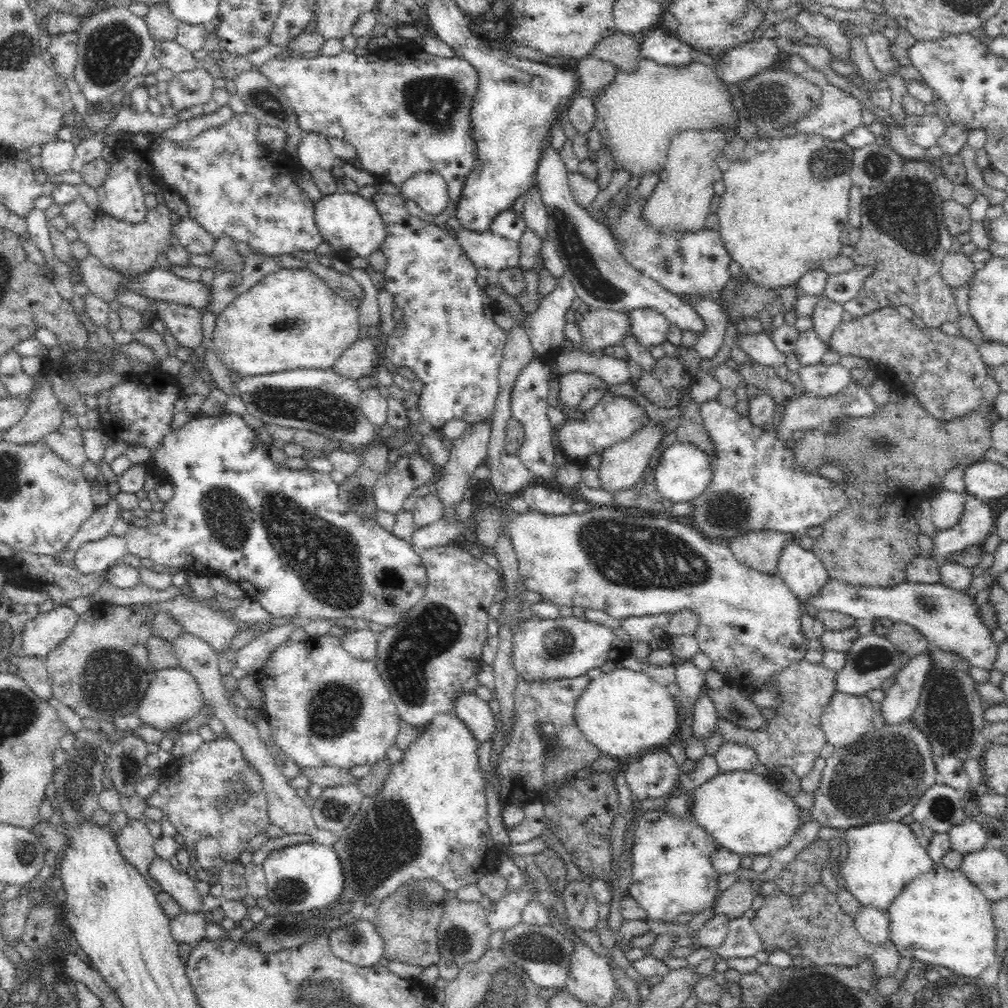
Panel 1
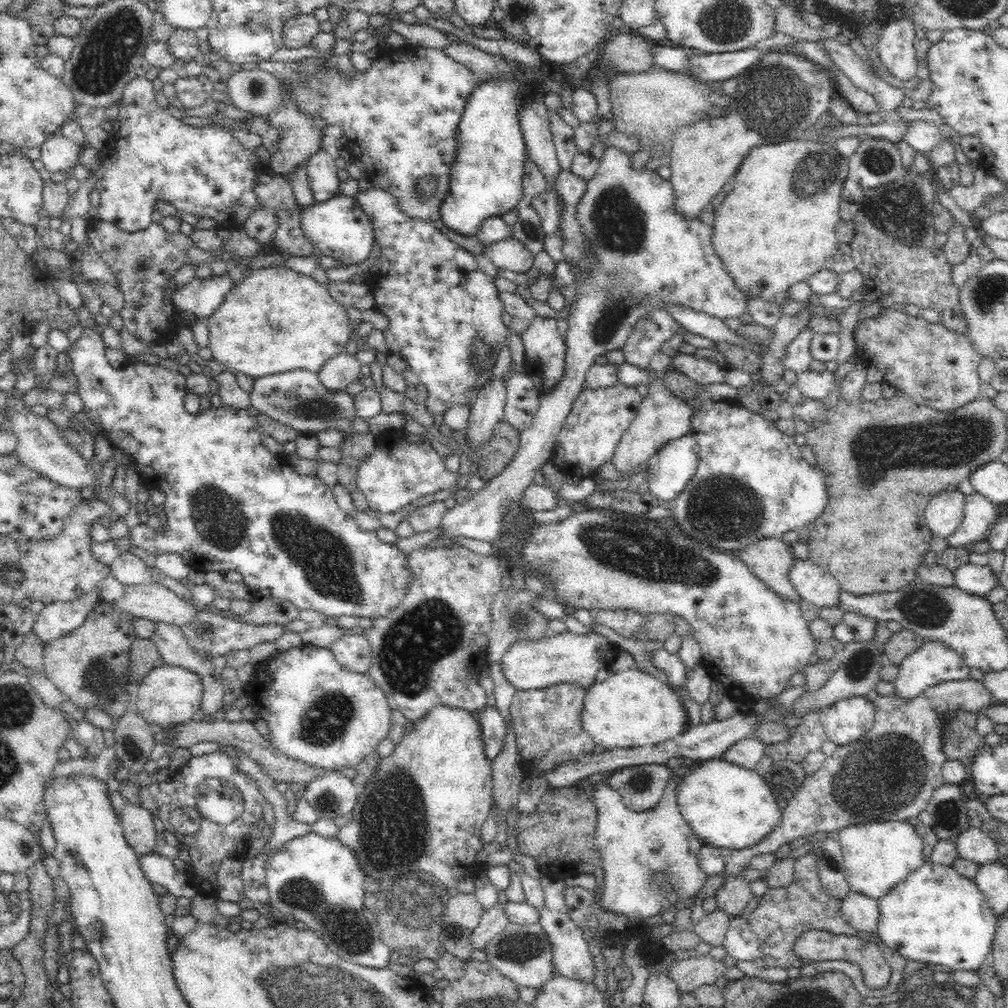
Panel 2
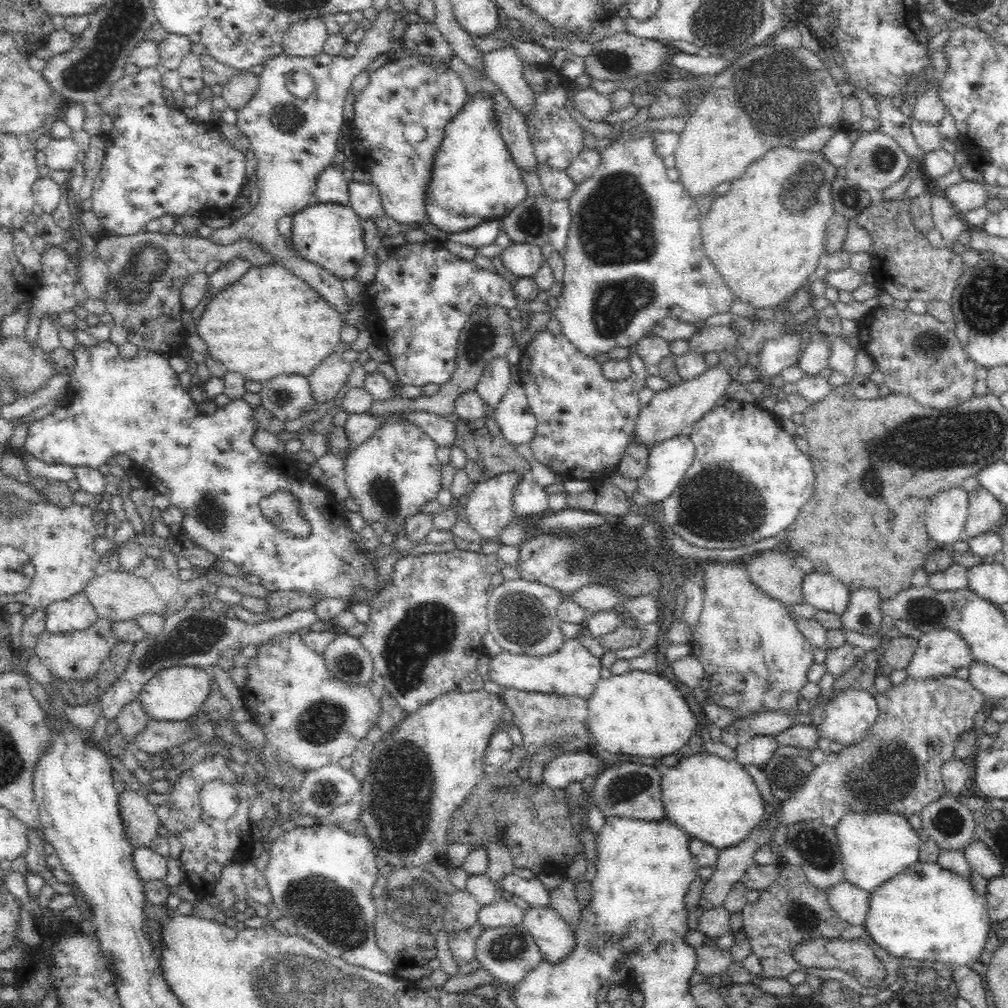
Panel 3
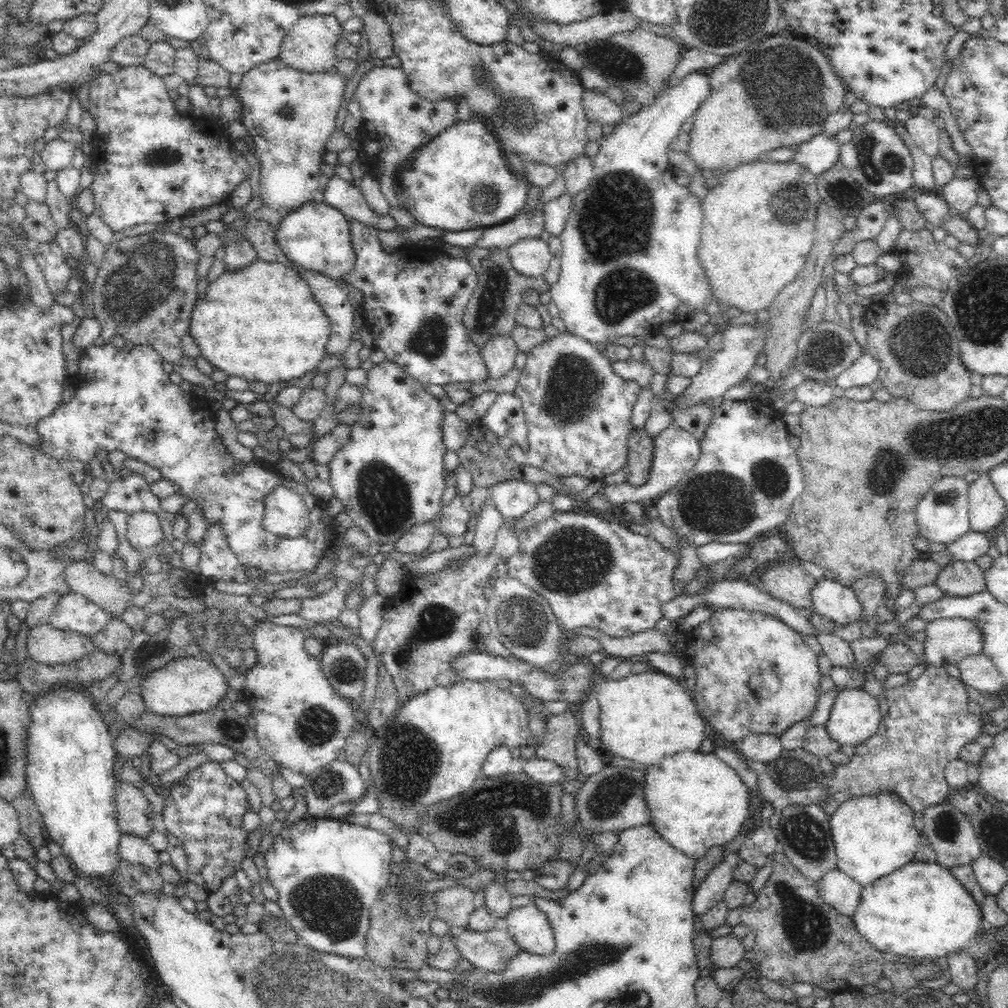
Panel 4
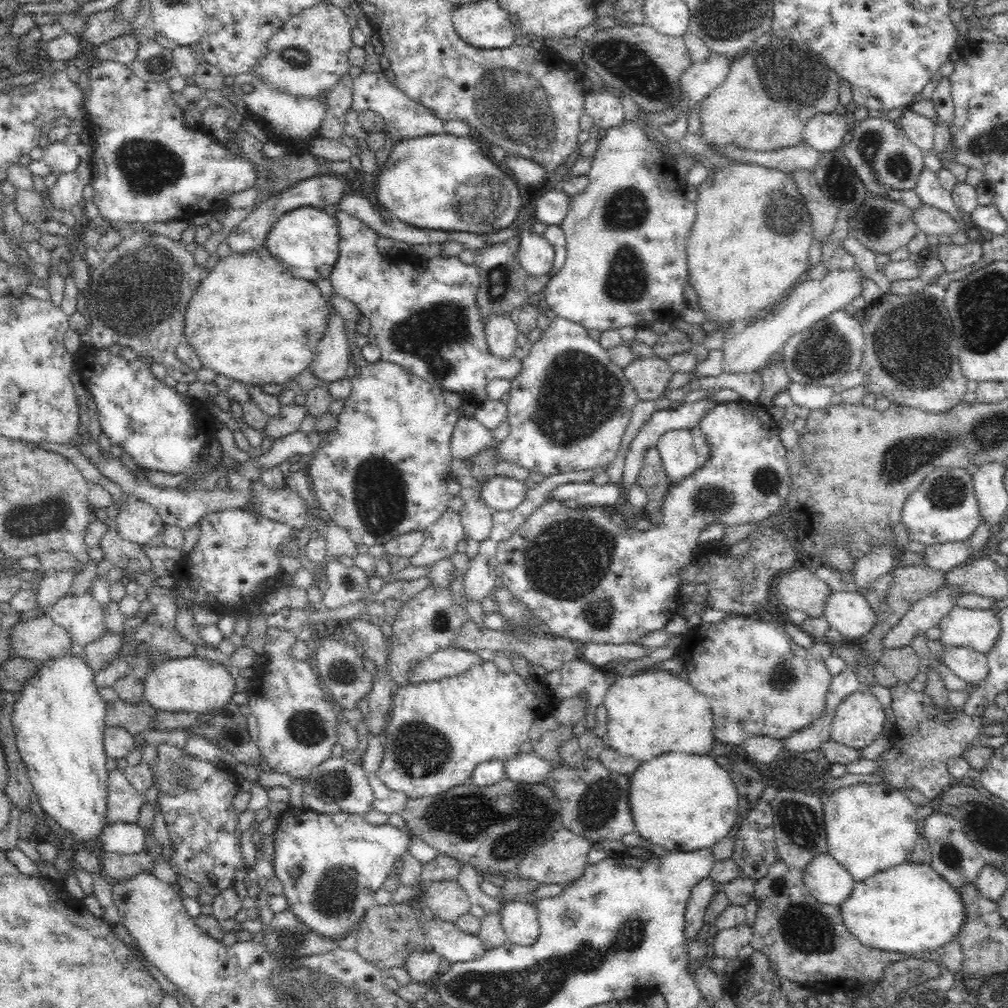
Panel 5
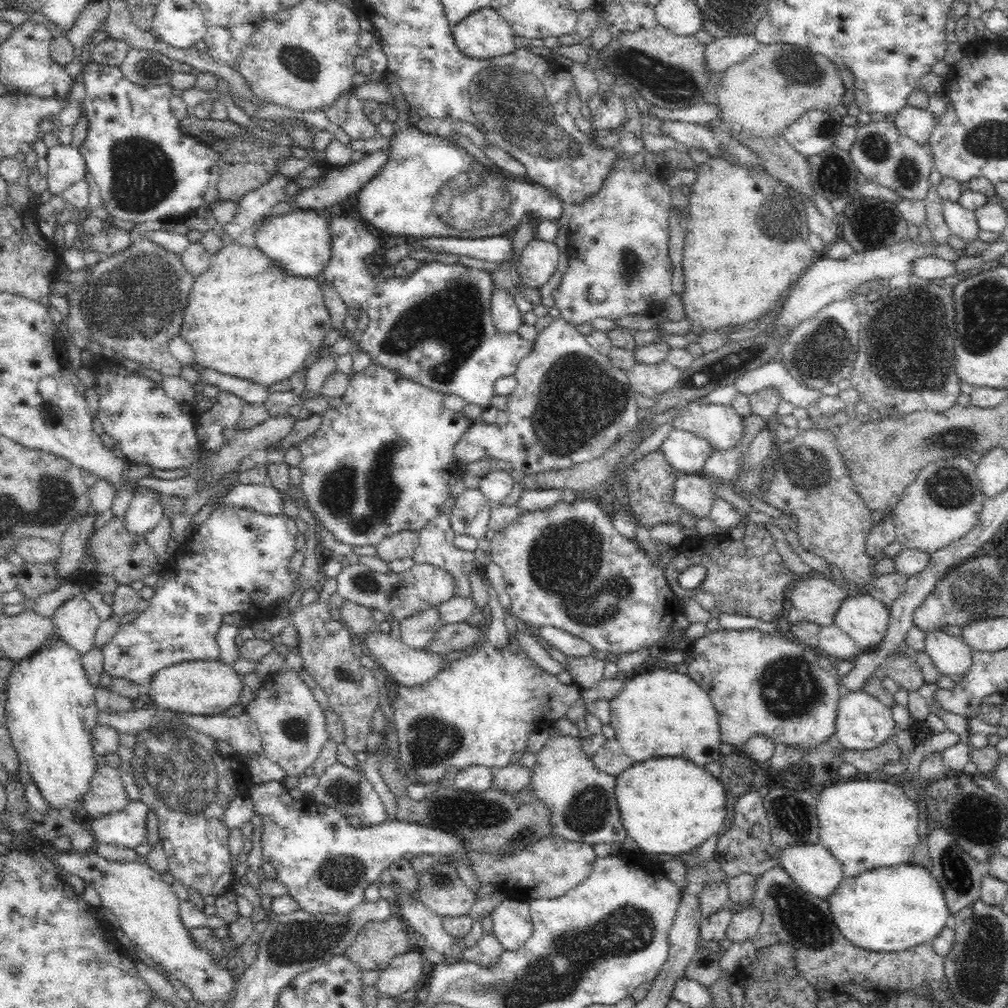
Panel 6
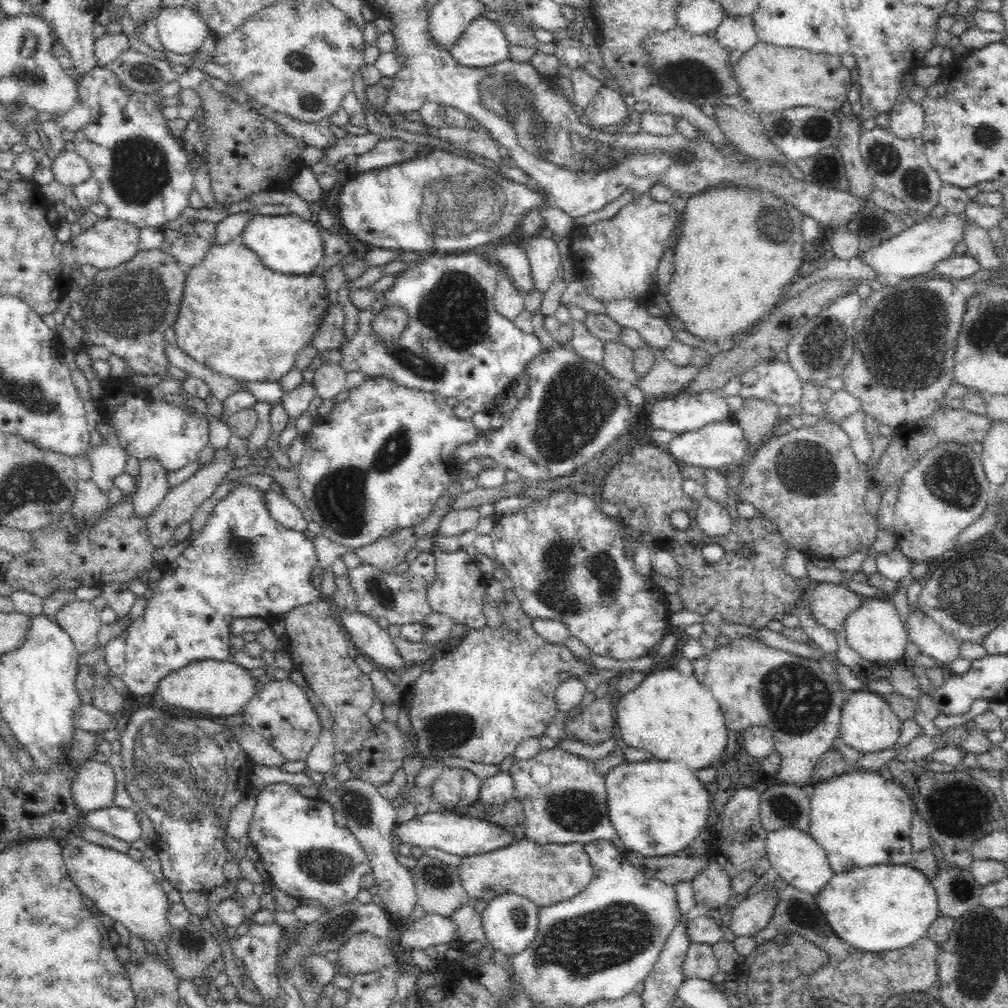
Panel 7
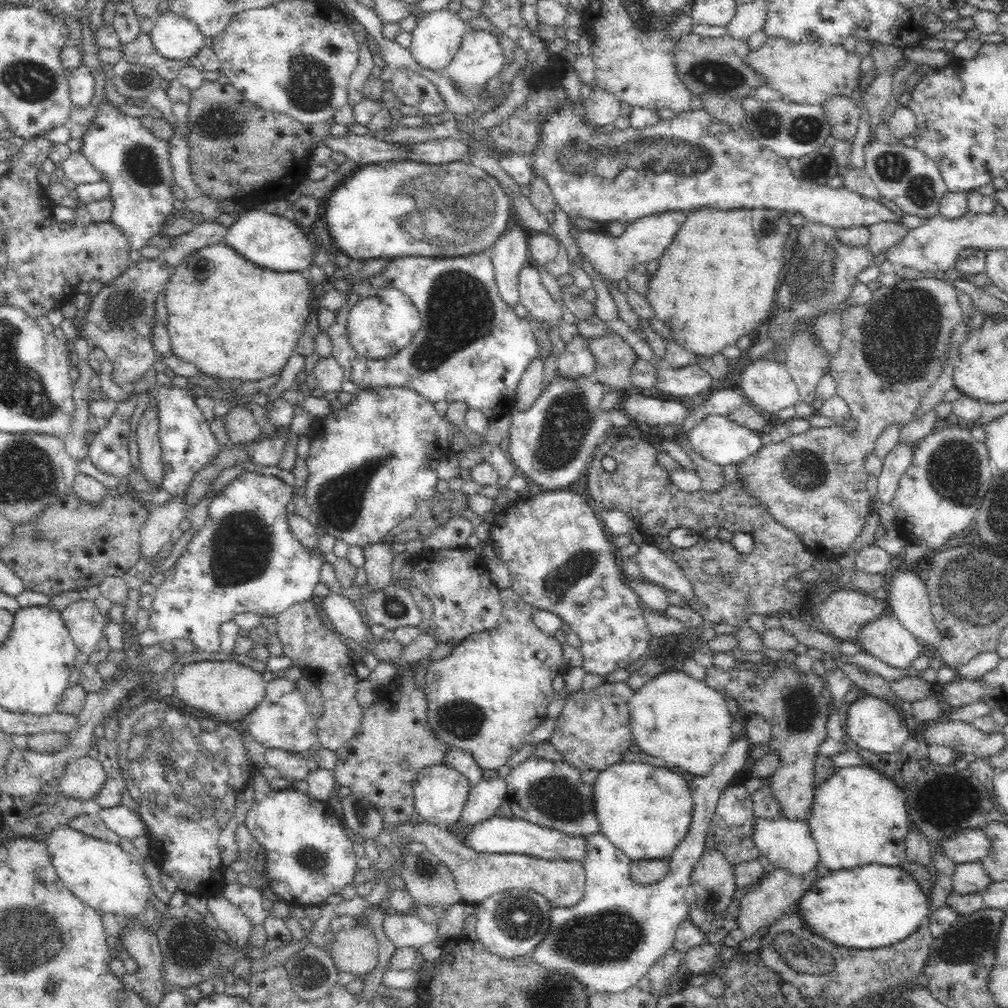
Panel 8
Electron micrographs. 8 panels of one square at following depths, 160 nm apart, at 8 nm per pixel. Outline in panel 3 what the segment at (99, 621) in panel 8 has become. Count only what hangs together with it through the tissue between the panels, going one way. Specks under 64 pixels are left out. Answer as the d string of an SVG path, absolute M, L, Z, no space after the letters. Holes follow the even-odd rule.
M84 591L66 600L51 602L45 611L45 631L50 634L84 630L92 626L99 617Z

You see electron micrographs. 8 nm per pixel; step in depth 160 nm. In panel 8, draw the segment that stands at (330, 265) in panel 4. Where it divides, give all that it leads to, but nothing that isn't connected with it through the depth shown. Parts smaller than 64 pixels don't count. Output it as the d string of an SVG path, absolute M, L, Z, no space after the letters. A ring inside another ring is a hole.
M250 208L228 227L225 240L234 250L255 265L276 272L308 272L313 265L314 246L305 230L296 222L269 214L260 208Z

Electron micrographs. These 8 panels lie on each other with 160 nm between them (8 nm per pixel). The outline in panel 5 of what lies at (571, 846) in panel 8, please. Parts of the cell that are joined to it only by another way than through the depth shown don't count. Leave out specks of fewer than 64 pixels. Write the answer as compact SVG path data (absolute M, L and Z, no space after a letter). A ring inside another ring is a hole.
M292 807L283 811L278 819L272 866L276 877L283 885L287 910L306 928L331 942L339 944L348 936L356 935L366 912L376 904L376 891L384 888L385 880L394 872L394 862L408 852L408 834L390 823L372 825L363 815L346 811L327 814L305 807ZM295 866L303 868L302 878L297 882L291 880L287 873Z

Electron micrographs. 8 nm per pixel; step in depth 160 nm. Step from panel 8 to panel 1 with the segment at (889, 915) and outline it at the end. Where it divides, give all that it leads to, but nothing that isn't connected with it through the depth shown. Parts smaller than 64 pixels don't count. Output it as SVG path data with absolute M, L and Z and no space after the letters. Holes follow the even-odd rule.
M942 864L935 865L929 873L916 877L913 881L909 882L909 885L906 886L905 890L902 890L901 894L898 894L898 898L894 900L894 904L890 906L888 913L890 914L890 941L896 945L900 957L910 958L913 962L923 962L933 966L940 965L950 969L953 974L962 974L962 976L968 976L968 978L976 978L976 976L980 976L980 974L983 974L983 972L992 965L992 962L997 960L996 930L995 925L993 924L991 901L984 897L983 892L974 886L960 869L950 870Z

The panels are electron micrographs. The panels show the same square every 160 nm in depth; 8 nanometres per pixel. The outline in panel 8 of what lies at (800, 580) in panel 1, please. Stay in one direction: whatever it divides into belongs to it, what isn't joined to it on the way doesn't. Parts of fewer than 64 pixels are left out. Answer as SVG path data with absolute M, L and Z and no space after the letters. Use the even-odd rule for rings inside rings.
M884 612L880 618L866 622L854 642L864 652L879 658L882 662L894 668L911 667L912 661L926 648L916 637L902 626L897 616Z

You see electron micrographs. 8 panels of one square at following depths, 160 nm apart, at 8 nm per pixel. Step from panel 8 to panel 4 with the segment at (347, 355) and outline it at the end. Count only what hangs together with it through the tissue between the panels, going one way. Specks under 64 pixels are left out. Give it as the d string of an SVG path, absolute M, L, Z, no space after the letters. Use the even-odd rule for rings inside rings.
M350 221L349 225L357 261L341 282L356 286L364 294L361 306L366 310L365 332L369 343L383 350L388 361L396 363L421 385L486 379L486 368L480 352L467 342L462 326L465 308L473 297L480 271L470 265L468 259L450 257L449 254L423 258L418 250L392 249L386 252L379 244L378 232L371 226L360 221Z

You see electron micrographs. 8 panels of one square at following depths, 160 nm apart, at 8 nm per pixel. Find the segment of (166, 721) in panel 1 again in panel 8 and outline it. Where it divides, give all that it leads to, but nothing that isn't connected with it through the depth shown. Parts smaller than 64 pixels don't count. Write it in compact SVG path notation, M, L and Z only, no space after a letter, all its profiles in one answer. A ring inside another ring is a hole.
M203 660L186 663L171 678L168 691L183 703L207 712L218 721L241 720L265 696L266 683L261 673L238 661Z

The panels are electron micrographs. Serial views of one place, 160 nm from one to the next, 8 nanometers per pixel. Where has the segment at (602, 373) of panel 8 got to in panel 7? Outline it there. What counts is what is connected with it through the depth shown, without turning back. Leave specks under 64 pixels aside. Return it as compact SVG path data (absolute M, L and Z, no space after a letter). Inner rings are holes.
M620 342L605 343L602 365L614 378L636 385L639 376L633 365L633 352L633 348Z

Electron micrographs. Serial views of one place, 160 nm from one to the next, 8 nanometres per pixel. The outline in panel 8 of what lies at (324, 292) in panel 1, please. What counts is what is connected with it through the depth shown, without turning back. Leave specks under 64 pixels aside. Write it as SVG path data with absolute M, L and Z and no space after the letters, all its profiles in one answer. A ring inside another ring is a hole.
M226 241L195 250L173 268L170 280L165 284L164 300L169 314L167 329L172 352L182 360L192 362L192 364L195 364L202 372L209 376L241 378L247 381L259 381L262 378L274 376L282 371L290 356L295 352L295 346L298 344L298 339L301 337L306 323L309 321L311 310L319 308L318 304L322 296L315 296L313 284L311 277L305 272L276 272L255 265L241 254L238 254L238 251L234 250Z

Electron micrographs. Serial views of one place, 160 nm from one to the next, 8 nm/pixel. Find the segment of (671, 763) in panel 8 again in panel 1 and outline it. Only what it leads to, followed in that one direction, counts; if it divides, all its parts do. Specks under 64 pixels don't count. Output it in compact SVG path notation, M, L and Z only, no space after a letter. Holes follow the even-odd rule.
M616 667L609 672L602 672L593 680L588 680L586 687L576 703L574 718L587 741L600 749L602 755L609 754L616 760L626 756L640 757L649 750L671 743L680 728L681 716L675 698L644 671Z

